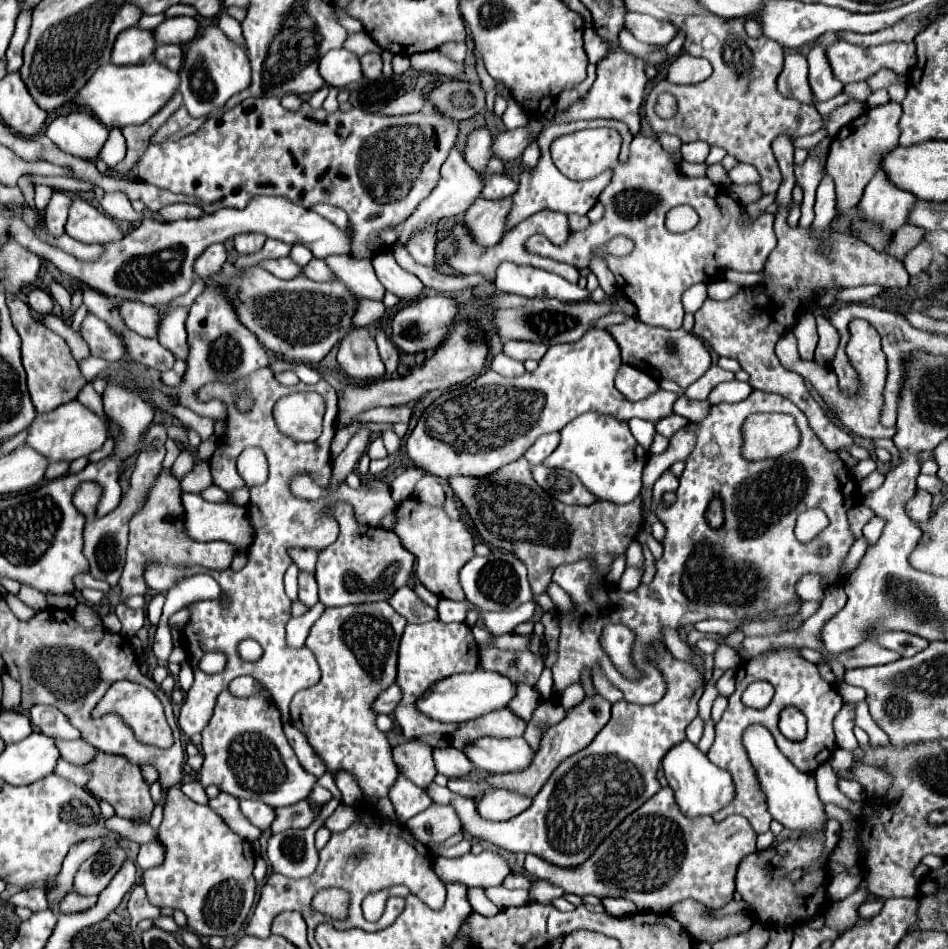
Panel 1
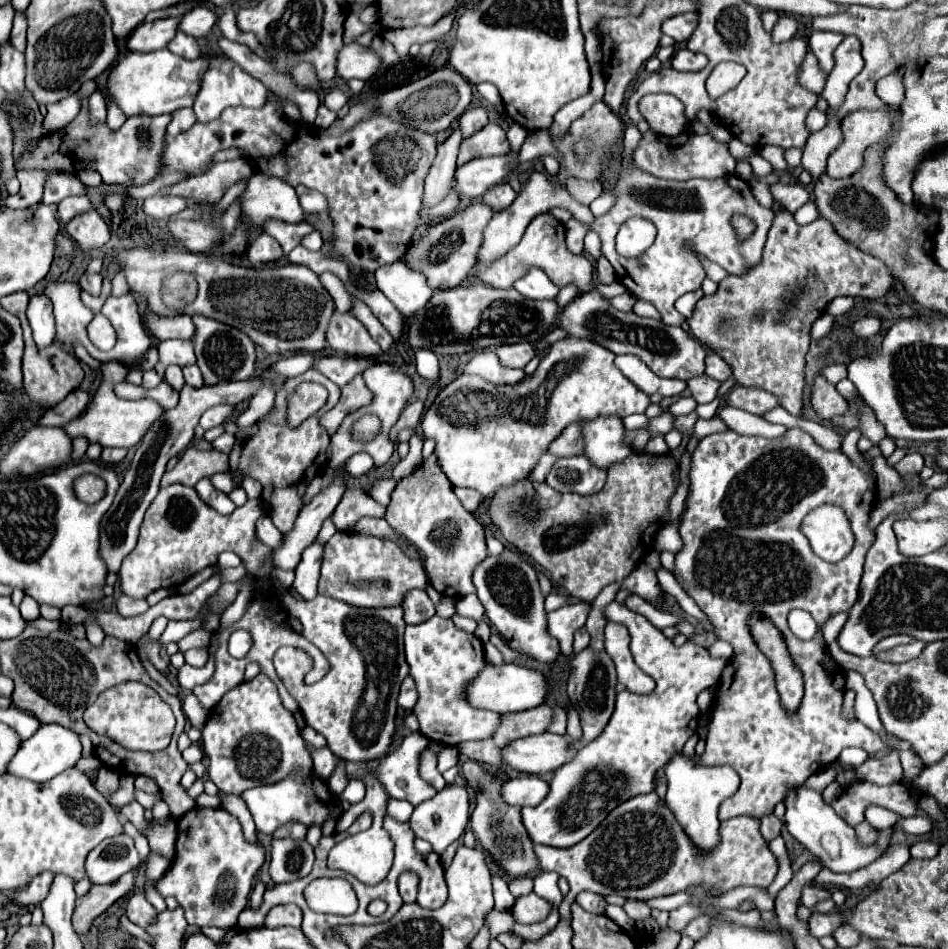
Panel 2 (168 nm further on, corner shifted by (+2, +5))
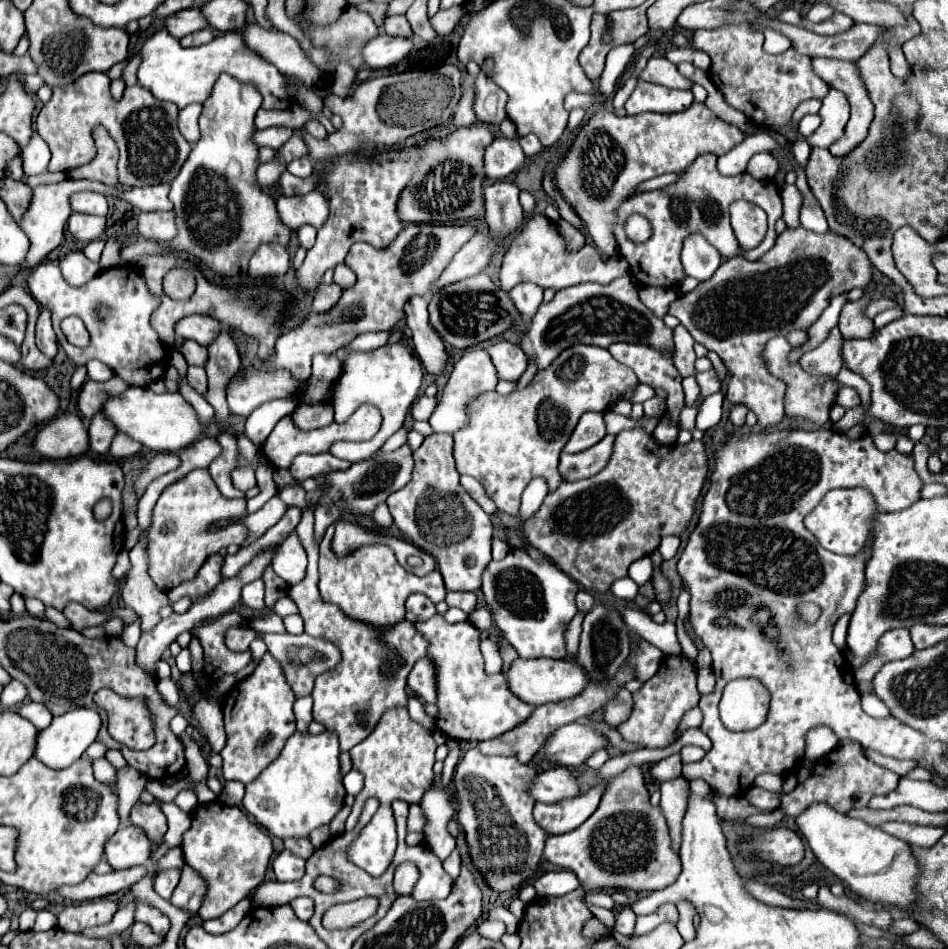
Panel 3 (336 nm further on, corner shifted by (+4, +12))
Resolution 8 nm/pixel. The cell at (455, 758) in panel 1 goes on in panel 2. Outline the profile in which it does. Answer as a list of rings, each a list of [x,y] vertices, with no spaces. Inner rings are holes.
[[[467,759],[463,763],[463,777],[467,779],[469,785],[473,785],[475,789],[481,789],[481,793],[477,795],[477,807],[471,813],[471,827],[477,835],[477,839],[481,841],[481,845],[493,855],[493,859],[511,875],[511,877],[523,877],[529,871],[537,869],[537,857],[533,853],[533,843],[527,837],[527,831],[521,823],[521,807],[511,807],[505,805],[499,797],[497,787],[501,785],[499,779],[493,779],[491,773],[487,773],[477,761]]]

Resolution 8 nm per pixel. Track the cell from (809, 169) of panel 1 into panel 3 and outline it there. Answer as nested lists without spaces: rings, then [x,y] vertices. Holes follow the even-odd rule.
[[[815,206],[815,208],[803,208],[801,210],[801,224],[803,224],[805,230],[817,232],[817,234],[825,234],[829,230],[827,220],[823,216],[823,210],[819,206]]]

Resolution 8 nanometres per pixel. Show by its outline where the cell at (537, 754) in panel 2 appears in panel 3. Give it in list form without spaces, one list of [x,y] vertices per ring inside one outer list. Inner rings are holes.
[[[573,722],[555,730],[555,734],[545,742],[539,756],[561,766],[581,766],[593,752],[605,748],[607,744],[607,736],[597,732],[591,724]]]

